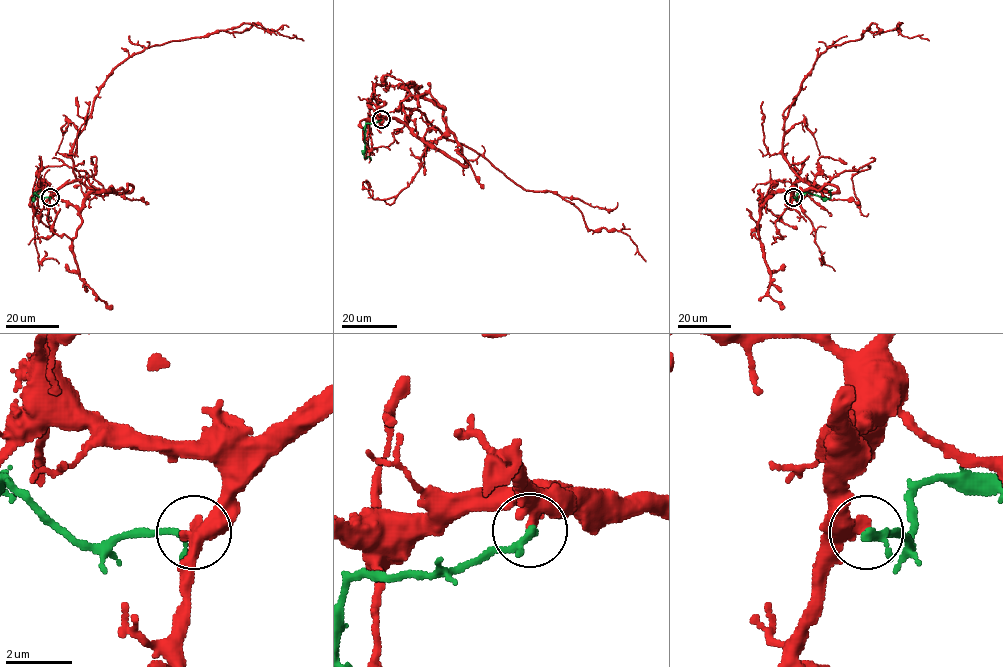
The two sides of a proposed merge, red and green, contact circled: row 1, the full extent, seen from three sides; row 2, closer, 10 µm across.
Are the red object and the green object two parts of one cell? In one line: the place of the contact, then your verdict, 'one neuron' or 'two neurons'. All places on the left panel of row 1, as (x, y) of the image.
place (50, 197); two neurons

